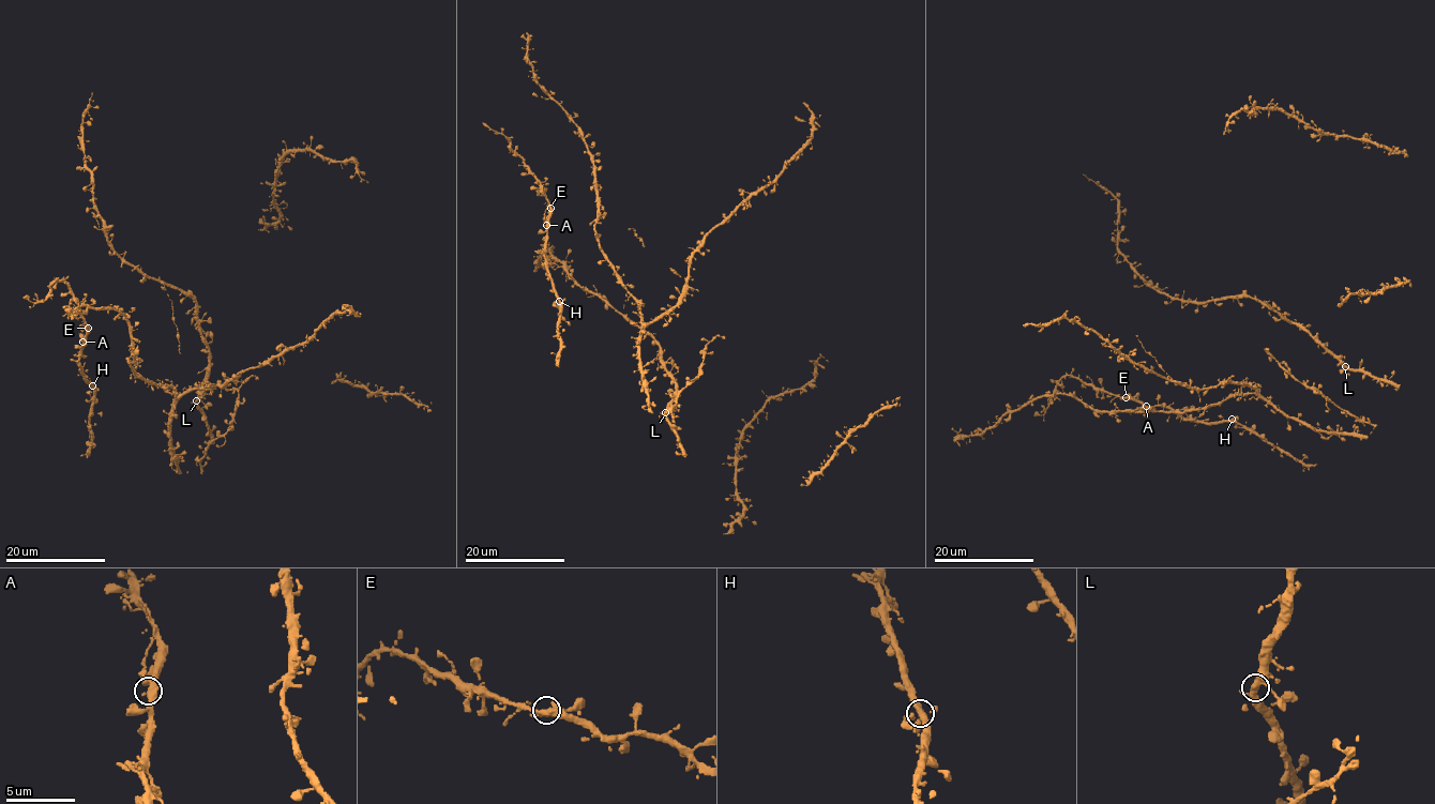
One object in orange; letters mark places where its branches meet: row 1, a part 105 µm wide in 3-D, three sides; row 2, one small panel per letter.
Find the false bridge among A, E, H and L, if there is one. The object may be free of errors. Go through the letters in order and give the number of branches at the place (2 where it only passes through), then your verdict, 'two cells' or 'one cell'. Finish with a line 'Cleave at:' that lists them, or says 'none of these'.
A: branches 4; one cell
E: branches 4; one cell
H: branches 4; one cell
L: branches 4; one cell
Cleave at: none of these

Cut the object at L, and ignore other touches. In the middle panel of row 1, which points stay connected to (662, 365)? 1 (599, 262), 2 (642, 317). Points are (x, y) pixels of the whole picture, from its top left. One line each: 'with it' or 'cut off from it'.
1: cut off from it
2: cut off from it

